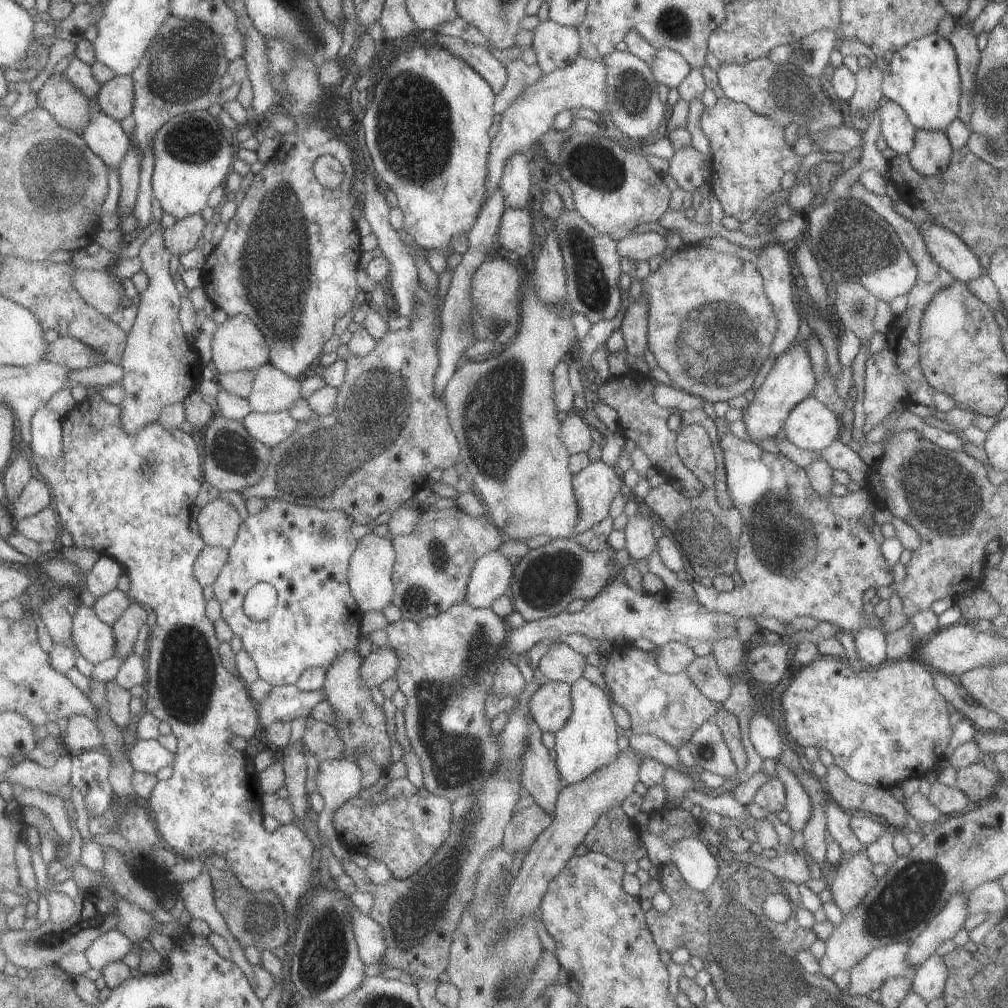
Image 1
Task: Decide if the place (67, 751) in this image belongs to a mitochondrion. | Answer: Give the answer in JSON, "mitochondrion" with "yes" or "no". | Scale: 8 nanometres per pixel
{"mitochondrion":"no"}

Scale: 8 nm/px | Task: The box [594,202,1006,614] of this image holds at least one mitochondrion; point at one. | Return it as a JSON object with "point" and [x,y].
{"point":[939,493]}

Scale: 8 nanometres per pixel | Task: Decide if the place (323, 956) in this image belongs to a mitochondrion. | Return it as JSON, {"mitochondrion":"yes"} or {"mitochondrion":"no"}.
{"mitochondrion":"yes"}

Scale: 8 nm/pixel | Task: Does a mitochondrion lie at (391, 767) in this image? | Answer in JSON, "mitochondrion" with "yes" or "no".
{"mitochondrion":"no"}

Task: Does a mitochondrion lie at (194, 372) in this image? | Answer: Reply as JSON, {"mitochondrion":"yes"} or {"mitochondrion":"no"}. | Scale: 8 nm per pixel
{"mitochondrion":"no"}

